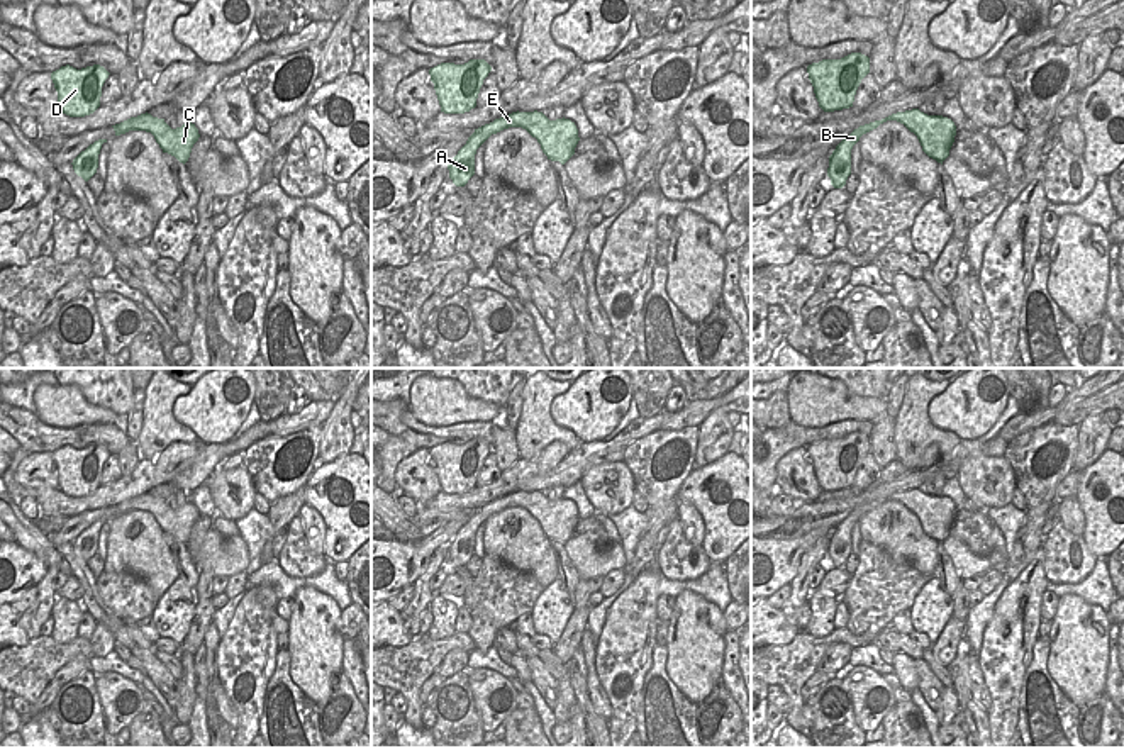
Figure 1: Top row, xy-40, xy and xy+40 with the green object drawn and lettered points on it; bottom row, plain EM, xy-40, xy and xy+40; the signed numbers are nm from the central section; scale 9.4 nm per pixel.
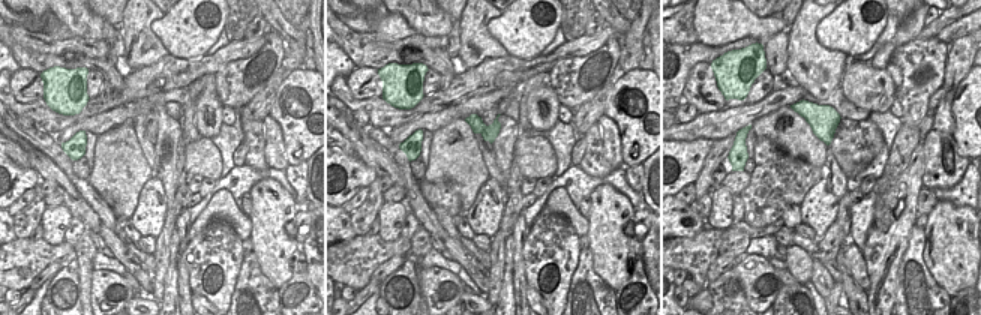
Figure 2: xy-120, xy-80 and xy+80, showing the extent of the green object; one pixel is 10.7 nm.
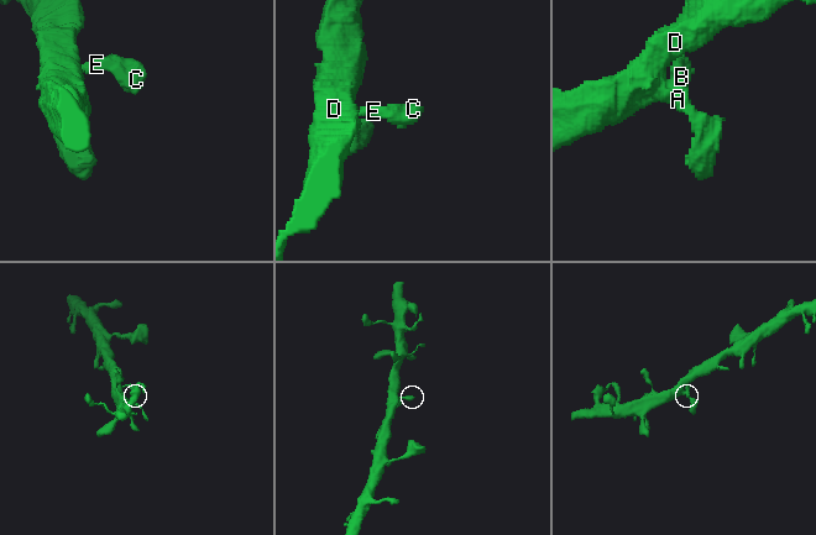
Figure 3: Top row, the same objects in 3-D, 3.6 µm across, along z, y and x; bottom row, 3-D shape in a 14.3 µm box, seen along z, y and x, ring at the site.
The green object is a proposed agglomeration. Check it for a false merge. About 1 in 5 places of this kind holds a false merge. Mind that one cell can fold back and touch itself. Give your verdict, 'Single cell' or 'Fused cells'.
Single cell.

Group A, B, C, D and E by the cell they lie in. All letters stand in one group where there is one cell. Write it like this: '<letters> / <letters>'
A B C D E

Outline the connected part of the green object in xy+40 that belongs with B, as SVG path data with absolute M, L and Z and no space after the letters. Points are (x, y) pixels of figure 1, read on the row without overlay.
M919 488L892 494L882 500L875 500L854 509L843 519L829 536L827 556L834 568L843 568L851 555L851 529L860 517L887 500L897 500L914 512L922 526L922 531L943 544L949 536L954 522L956 505L951 499L943 495L927 495Z

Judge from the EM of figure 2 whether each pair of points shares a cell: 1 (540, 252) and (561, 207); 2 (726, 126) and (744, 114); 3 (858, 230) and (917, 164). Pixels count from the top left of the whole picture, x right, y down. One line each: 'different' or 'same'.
1: different
2: same
3: different

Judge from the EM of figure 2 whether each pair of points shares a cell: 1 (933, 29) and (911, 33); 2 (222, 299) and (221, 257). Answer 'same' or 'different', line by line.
1: different
2: same

